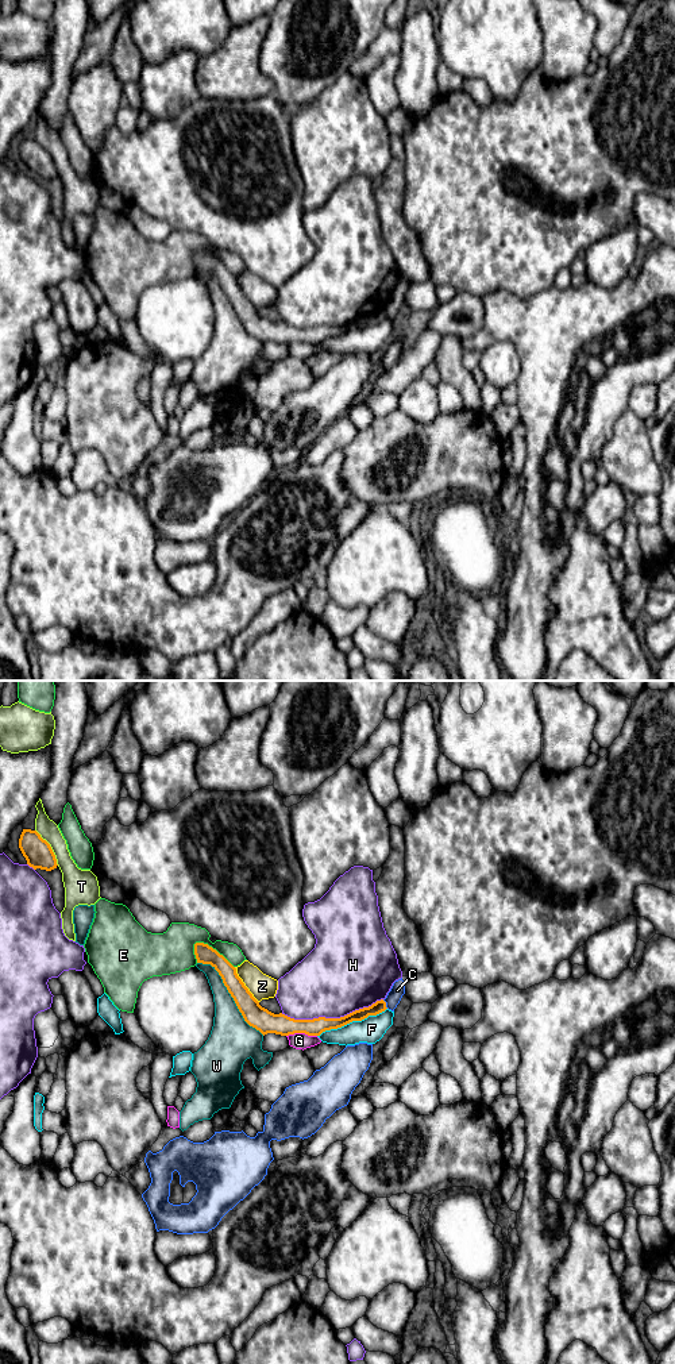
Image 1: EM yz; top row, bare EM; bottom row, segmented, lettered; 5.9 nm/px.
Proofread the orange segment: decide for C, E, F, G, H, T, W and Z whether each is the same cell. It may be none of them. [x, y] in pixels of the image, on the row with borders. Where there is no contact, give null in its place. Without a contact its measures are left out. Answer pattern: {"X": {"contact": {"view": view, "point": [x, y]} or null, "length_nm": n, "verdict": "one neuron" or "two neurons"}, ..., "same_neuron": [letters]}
{"C": {"contact": {"view": "yz", "point": [385, 1004]}, "length_nm": 70, "verdict": "two neurons"}, "E": {"contact": {"view": "yz", "point": [212, 948]}, "length_nm": 280, "verdict": "two neurons"}, "F": {"contact": {"view": "yz", "point": [351, 1021]}, "length_nm": 440, "verdict": "one neuron"}, "G": {"contact": {"view": "yz", "point": [301, 1032]}, "length_nm": 180, "verdict": "two neurons"}, "H": {"contact": {"view": "yz", "point": [331, 1018]}, "length_nm": 600, "verdict": "two neurons"}, "T": {"contact": {"view": "yz", "point": [50, 847]}, "length_nm": 260, "verdict": "two neurons"}, "W": {"contact": {"view": "yz", "point": [231, 995]}, "length_nm": 600, "verdict": "two neurons"}, "Z": {"contact": {"view": "yz", "point": [243, 985]}, "length_nm": 260, "verdict": "two neurons"}, "same_neuron": ["F"]}

